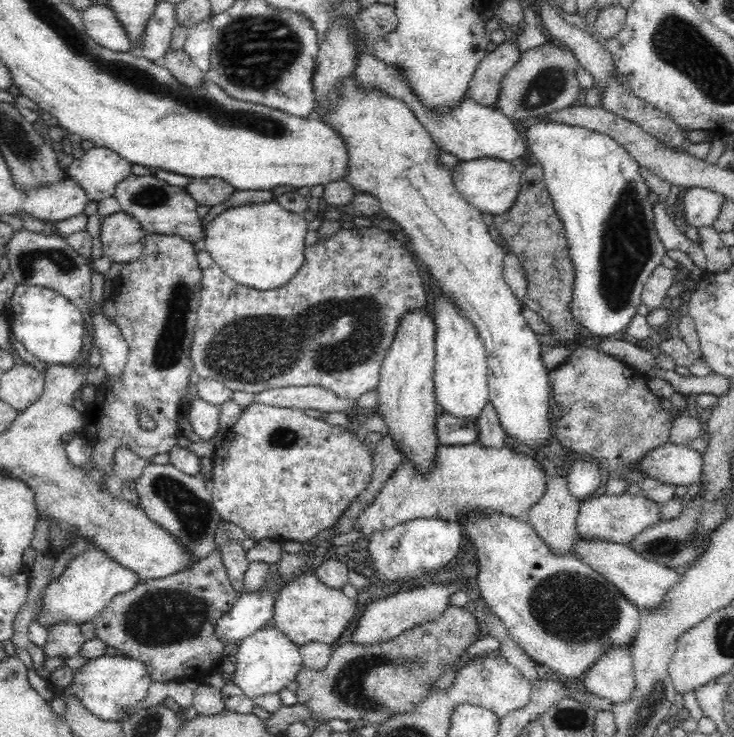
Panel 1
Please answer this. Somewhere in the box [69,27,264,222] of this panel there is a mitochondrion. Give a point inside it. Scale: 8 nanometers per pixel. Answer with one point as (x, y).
(152, 197)

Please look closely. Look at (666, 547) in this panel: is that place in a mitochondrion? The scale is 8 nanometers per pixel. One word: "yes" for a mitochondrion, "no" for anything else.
yes

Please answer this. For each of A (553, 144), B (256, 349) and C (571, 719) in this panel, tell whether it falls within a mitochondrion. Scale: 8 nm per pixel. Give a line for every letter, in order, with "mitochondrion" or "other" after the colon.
A: other
B: mitochondrion
C: mitochondrion

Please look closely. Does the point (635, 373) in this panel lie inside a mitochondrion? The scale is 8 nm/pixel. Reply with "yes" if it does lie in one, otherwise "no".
no

